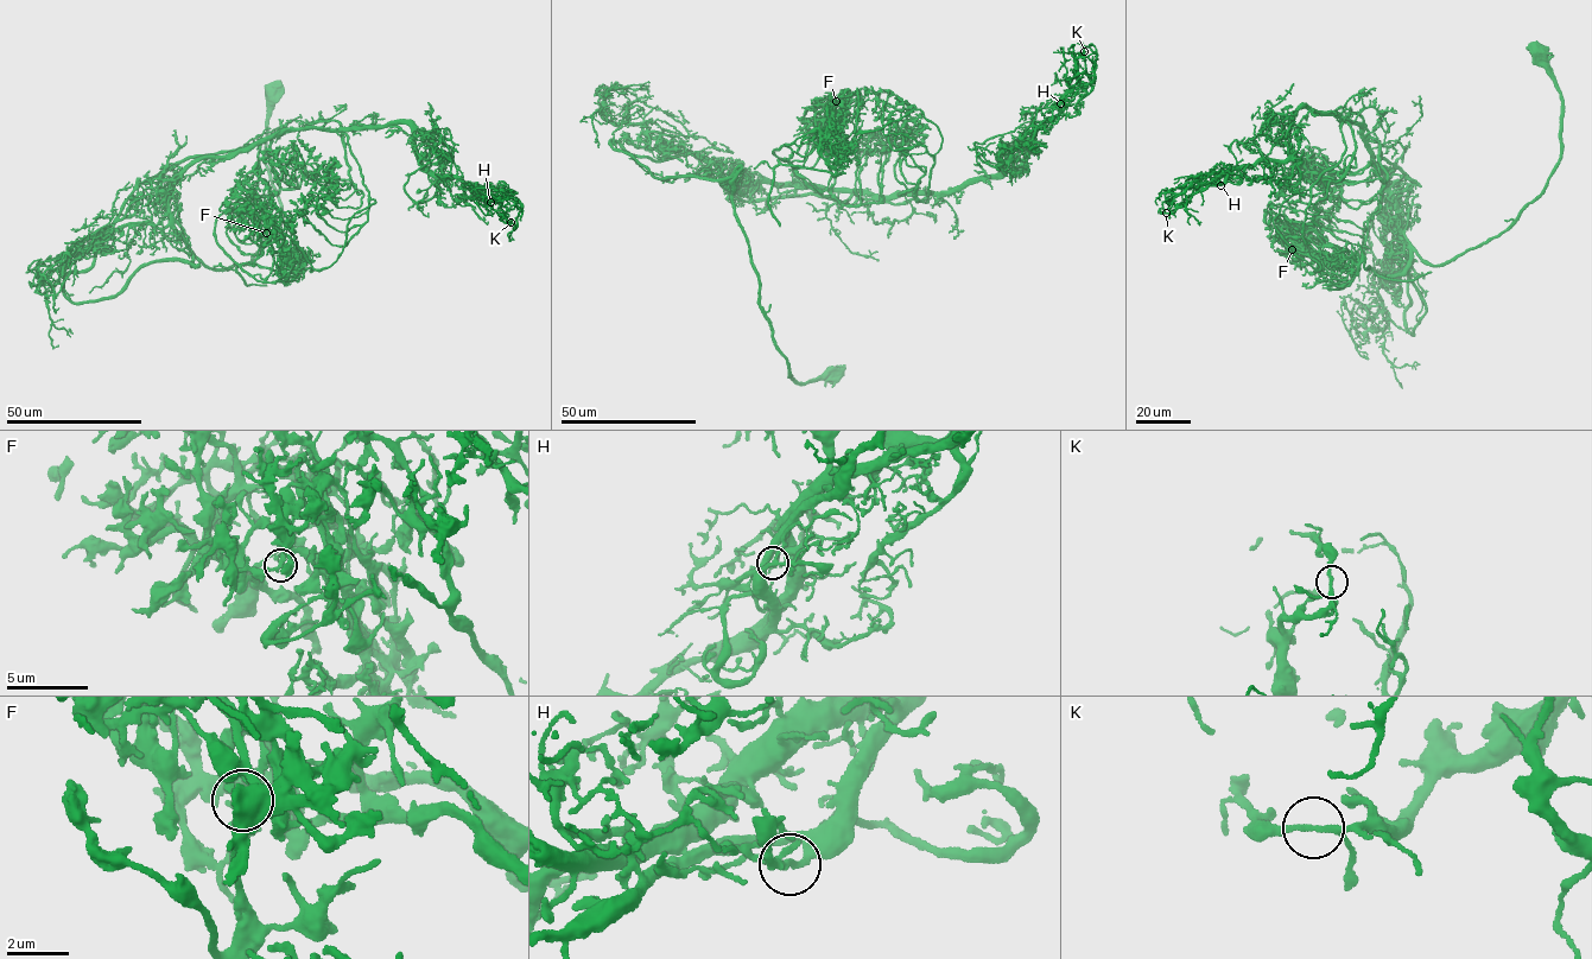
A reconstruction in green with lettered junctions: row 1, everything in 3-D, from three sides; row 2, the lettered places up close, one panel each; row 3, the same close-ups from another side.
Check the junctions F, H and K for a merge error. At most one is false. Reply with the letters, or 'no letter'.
F

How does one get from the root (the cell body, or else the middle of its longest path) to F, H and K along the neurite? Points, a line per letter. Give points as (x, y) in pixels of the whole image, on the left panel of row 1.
F: (274, 90), (281, 218), (252, 260), (202, 262), (169, 194), (259, 144), (215, 237), (262, 281), (265, 233)
H: (274, 90), (280, 224), (207, 266), (169, 194), (285, 131), (406, 122), (419, 162), (490, 202)
K: (274, 90), (280, 224), (207, 266), (169, 194), (285, 131), (406, 122), (419, 162), (511, 222)

